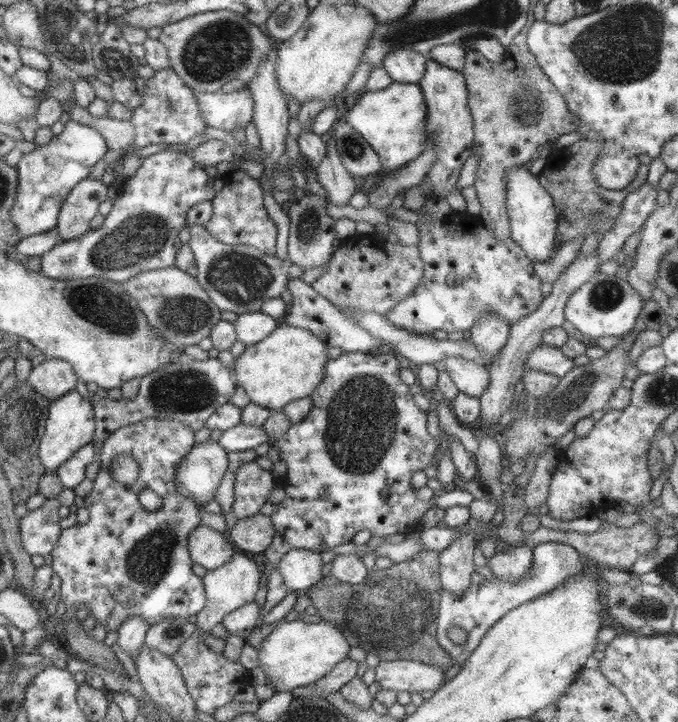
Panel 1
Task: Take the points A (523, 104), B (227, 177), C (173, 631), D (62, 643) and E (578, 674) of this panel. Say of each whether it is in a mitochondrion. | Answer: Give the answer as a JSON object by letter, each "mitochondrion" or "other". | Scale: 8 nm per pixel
{"A":"mitochondrion","B":"other","C":"mitochondrion","D":"other","E":"other"}

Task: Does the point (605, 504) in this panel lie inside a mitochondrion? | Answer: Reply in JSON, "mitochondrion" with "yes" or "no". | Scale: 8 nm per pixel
{"mitochondrion":"no"}

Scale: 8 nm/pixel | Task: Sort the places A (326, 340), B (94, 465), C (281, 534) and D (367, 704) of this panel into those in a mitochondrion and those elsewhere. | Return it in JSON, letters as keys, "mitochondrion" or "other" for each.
{"A":"other","B":"other","C":"other","D":"other"}

